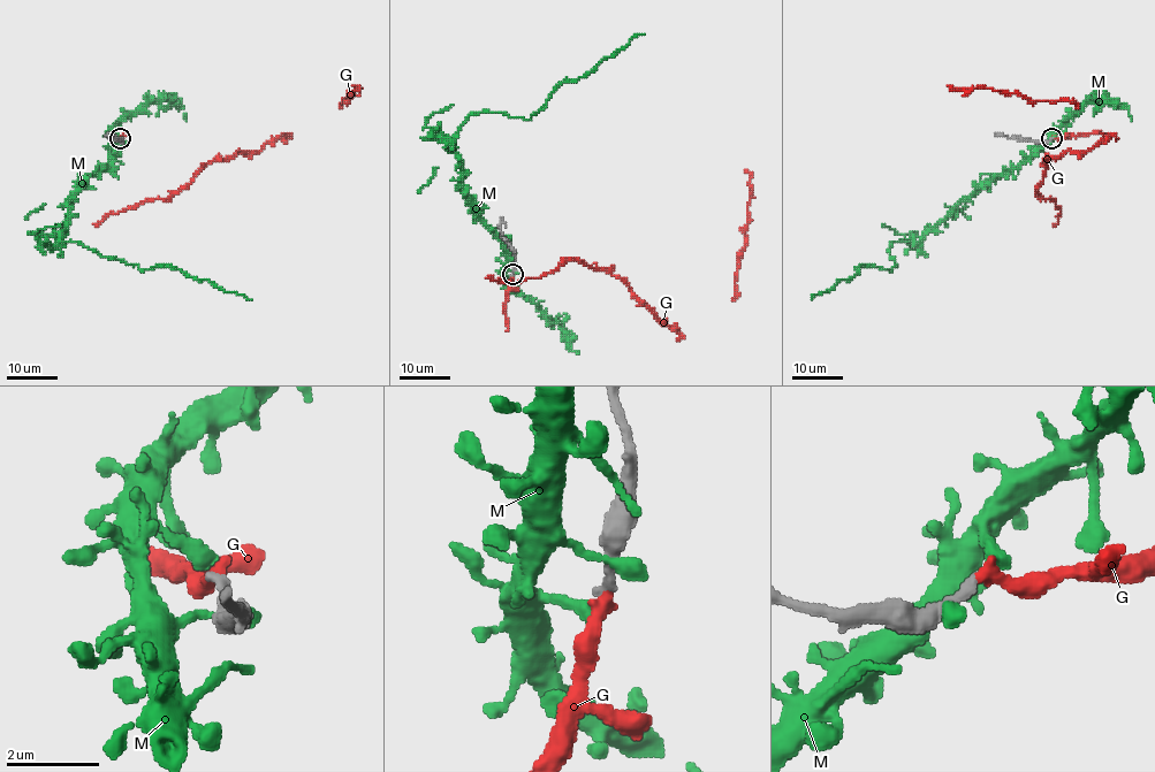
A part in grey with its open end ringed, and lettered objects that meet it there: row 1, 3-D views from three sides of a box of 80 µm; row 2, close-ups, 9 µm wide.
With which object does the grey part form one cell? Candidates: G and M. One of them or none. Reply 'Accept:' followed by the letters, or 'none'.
Accept: G

